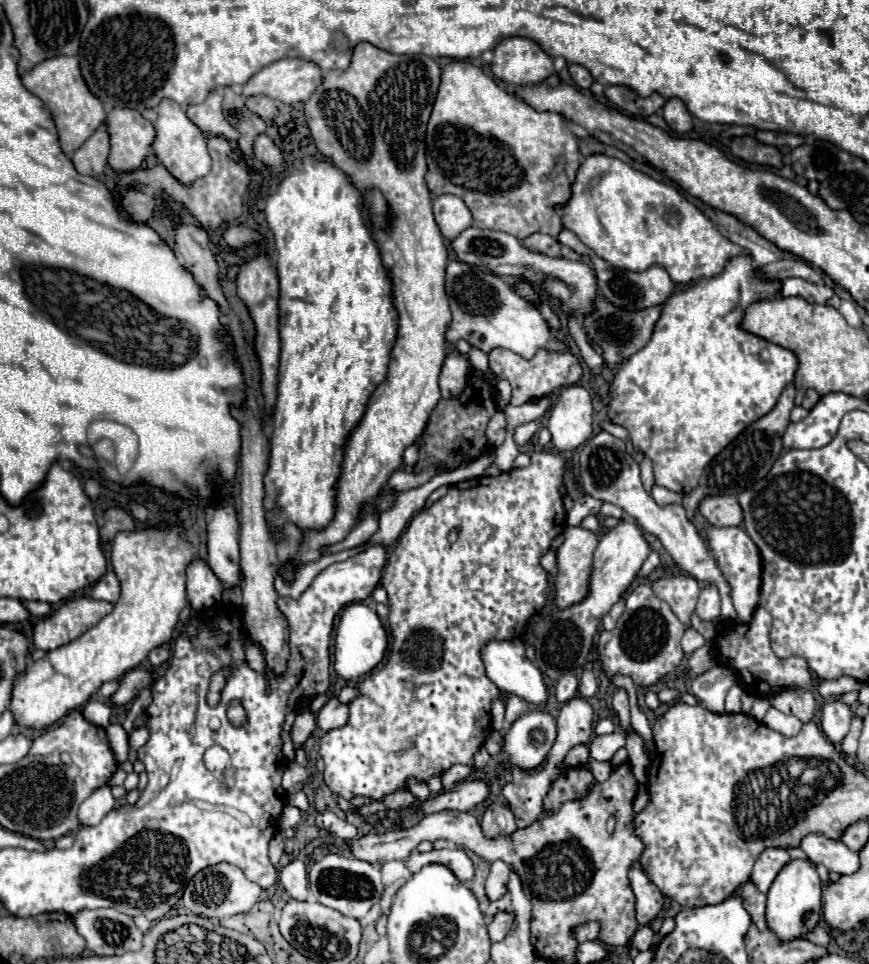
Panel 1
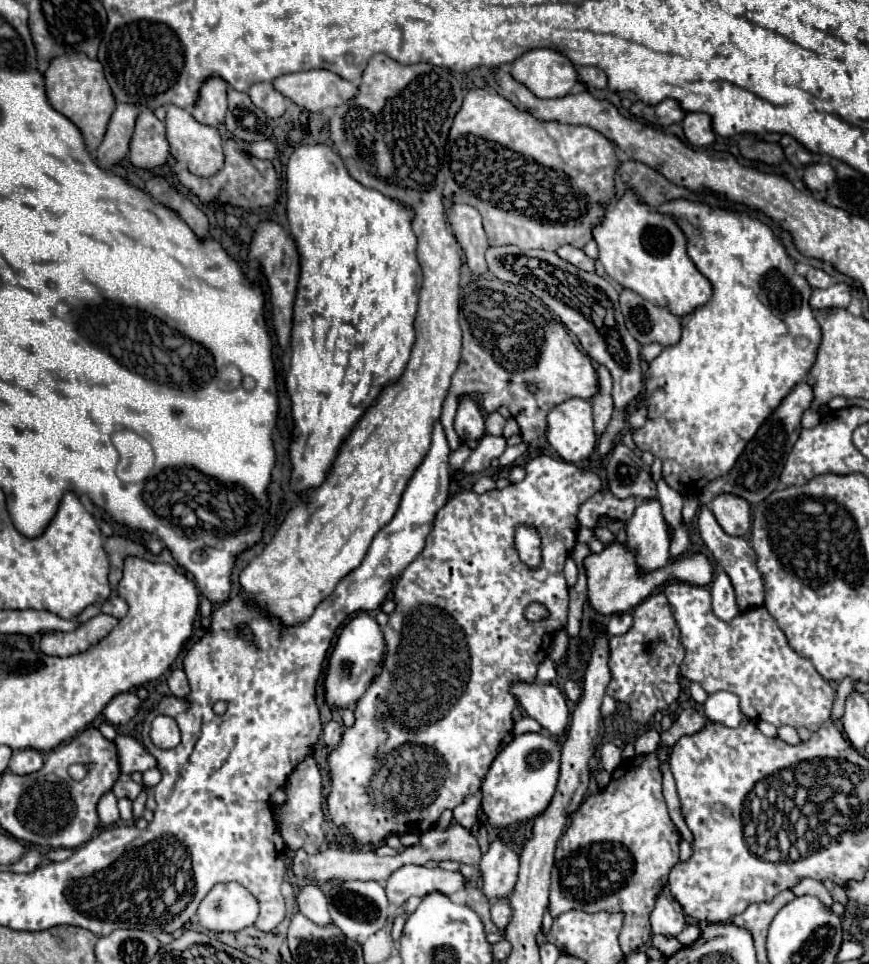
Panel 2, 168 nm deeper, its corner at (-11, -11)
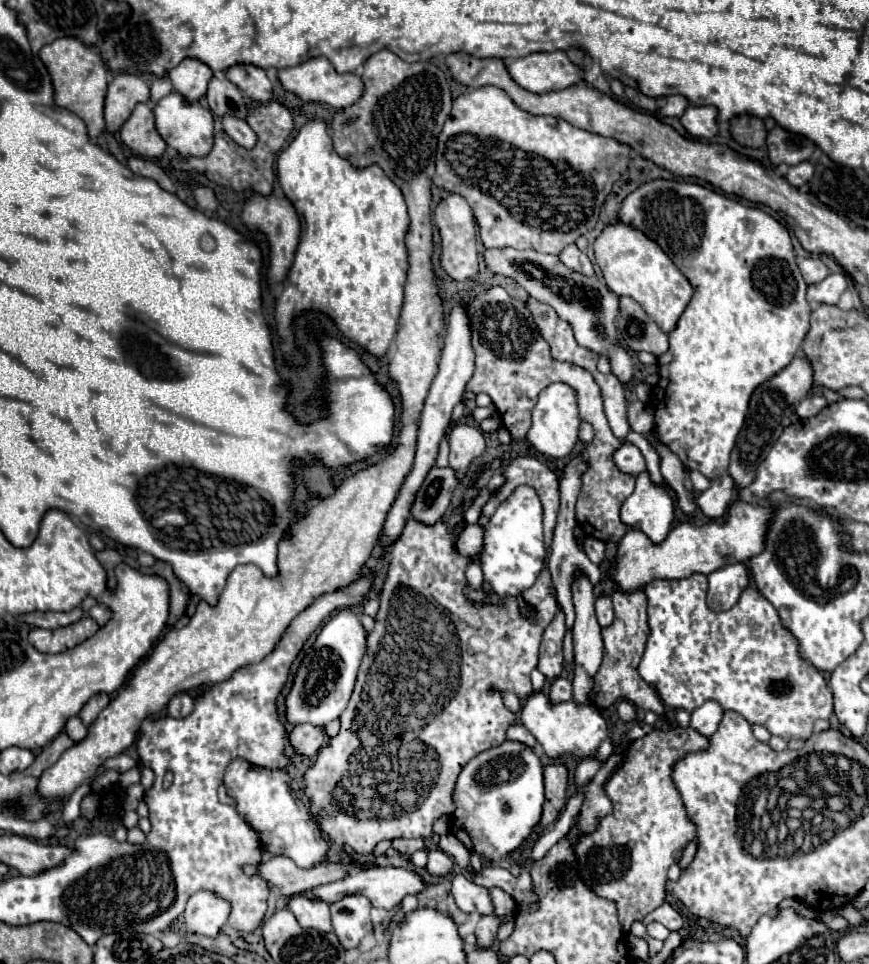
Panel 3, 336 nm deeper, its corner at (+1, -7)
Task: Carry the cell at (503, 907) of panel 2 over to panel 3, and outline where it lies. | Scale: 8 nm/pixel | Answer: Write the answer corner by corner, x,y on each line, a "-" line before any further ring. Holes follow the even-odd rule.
494,913
492,915
482,915
478,925
476,925
478,947
492,947
498,927
500,927
500,919

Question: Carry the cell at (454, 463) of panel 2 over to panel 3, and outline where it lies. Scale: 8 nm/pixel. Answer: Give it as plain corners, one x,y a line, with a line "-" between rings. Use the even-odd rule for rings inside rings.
458,423
450,429
448,433
448,443
450,443
450,467
464,477
468,463
474,457
480,457
486,449
484,437
476,427
470,427
466,423

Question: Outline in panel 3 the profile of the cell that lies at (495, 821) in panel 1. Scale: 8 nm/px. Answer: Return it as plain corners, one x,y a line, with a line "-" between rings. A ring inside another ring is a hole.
464,873
454,875
452,895
456,899
456,905
466,913
472,913
472,911
478,911
480,915
494,913
494,905
490,903
490,891
470,881

